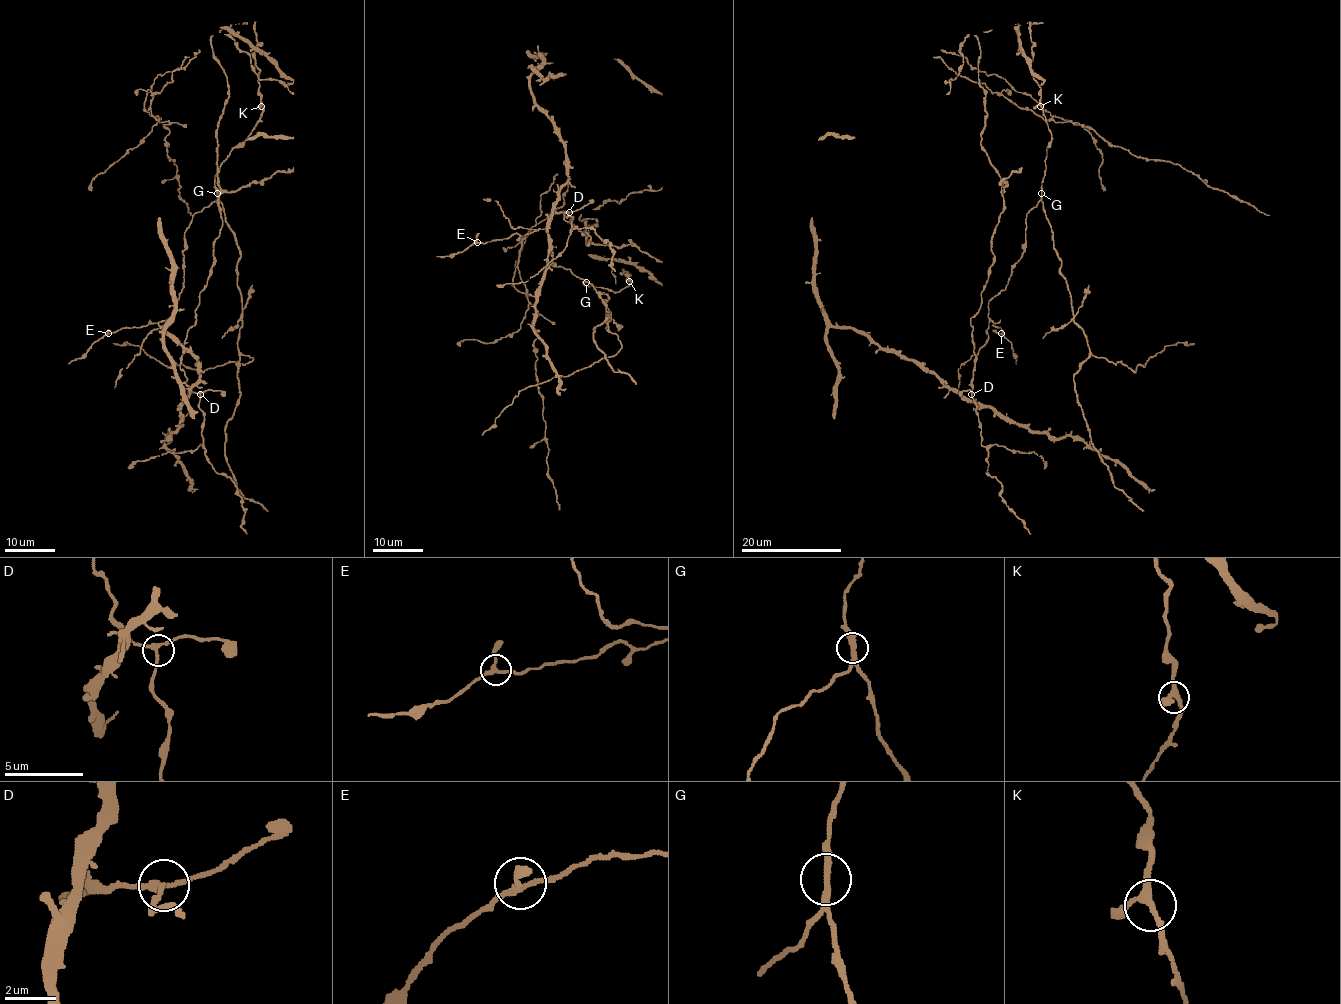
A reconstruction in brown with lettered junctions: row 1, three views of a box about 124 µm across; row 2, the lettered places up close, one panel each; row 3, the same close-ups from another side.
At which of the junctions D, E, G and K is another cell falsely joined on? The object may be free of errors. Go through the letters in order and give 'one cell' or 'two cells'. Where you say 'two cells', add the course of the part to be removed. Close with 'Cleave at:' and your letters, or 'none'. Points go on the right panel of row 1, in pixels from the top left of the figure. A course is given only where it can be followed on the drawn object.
D: one cell
E: one cell
G: two cells | (1041, 193), (1073, 320), (1093, 355), (1134, 371), (1167, 345), (1194, 343)
K: one cell
Cleave at: G

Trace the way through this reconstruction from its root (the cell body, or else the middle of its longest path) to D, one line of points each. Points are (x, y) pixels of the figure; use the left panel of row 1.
D: (217, 237), (213, 247), (214, 263), (199, 294), (195, 323), (187, 333), (181, 364), (185, 384), (200, 394)

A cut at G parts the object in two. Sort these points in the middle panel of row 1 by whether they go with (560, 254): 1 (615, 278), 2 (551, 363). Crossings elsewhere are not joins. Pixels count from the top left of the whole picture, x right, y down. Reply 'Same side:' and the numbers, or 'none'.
Same side: 1, 2

